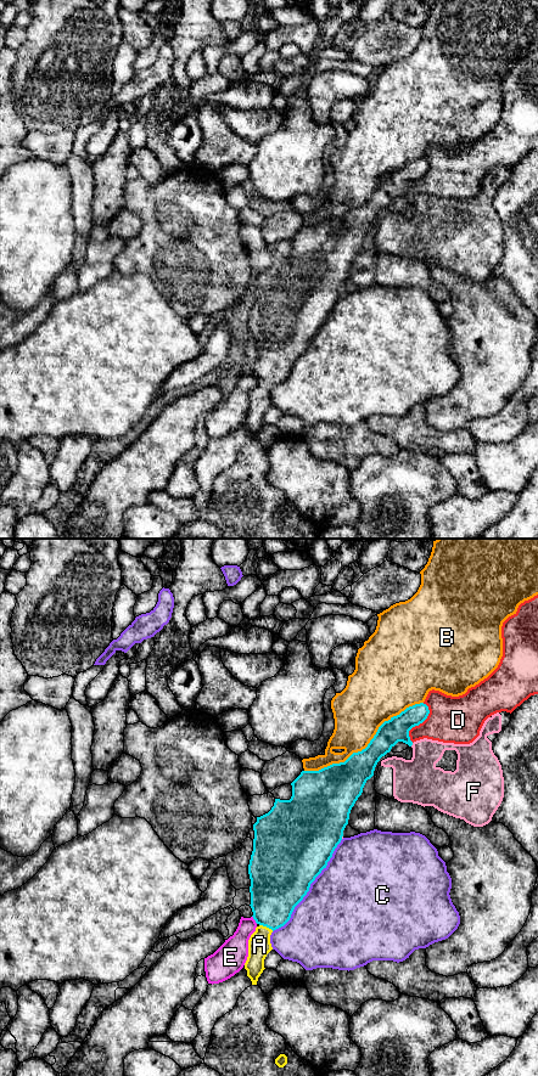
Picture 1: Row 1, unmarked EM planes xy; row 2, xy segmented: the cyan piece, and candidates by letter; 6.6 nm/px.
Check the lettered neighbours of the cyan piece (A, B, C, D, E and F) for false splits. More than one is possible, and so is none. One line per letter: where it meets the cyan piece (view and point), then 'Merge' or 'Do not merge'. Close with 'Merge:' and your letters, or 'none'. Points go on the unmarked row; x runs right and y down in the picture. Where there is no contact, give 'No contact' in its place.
A: Touches cyan at xy (267, 382). Merge
B: Touches cyan at xy (368, 201). Do not merge
C: Touches cyan at xy (309, 342). Do not merge
D: Touches cyan at xy (419, 179). Do not merge
E: Touches cyan at xy (253, 373). Do not merge
F: Touches cyan at xy (412, 200). Do not merge
Merge: A

